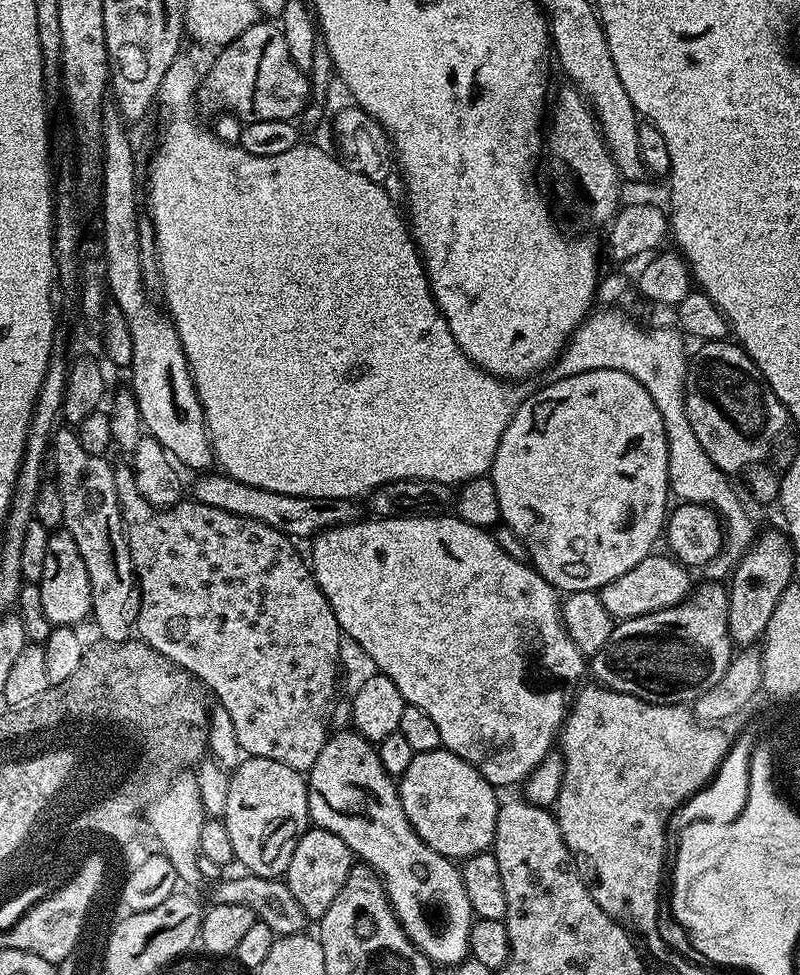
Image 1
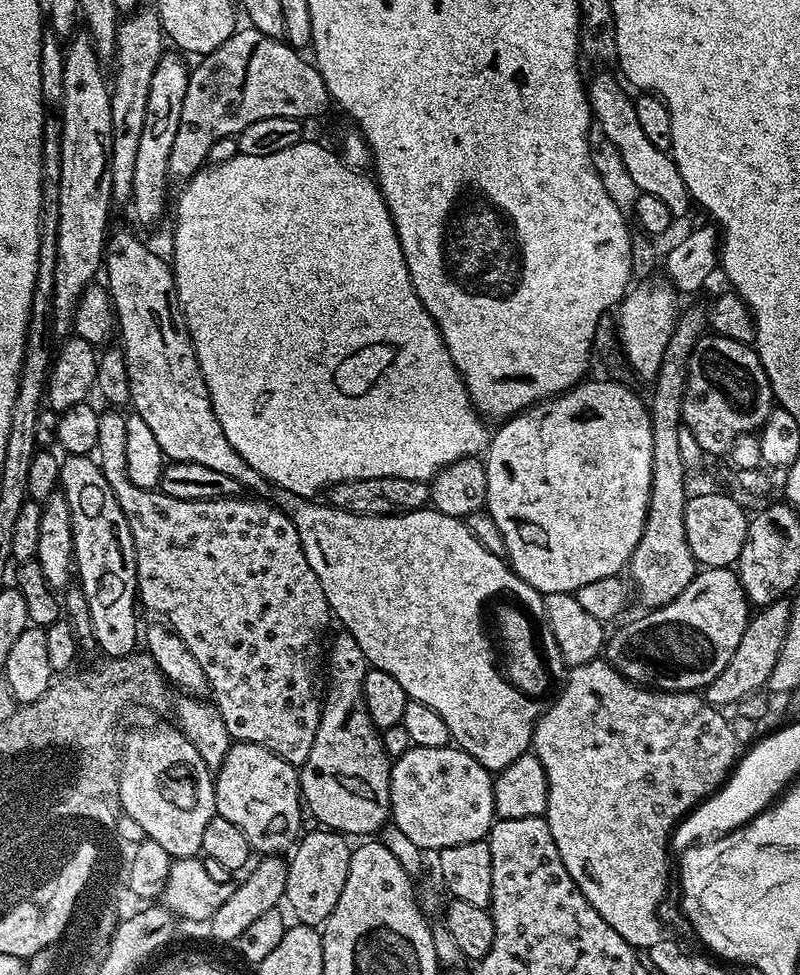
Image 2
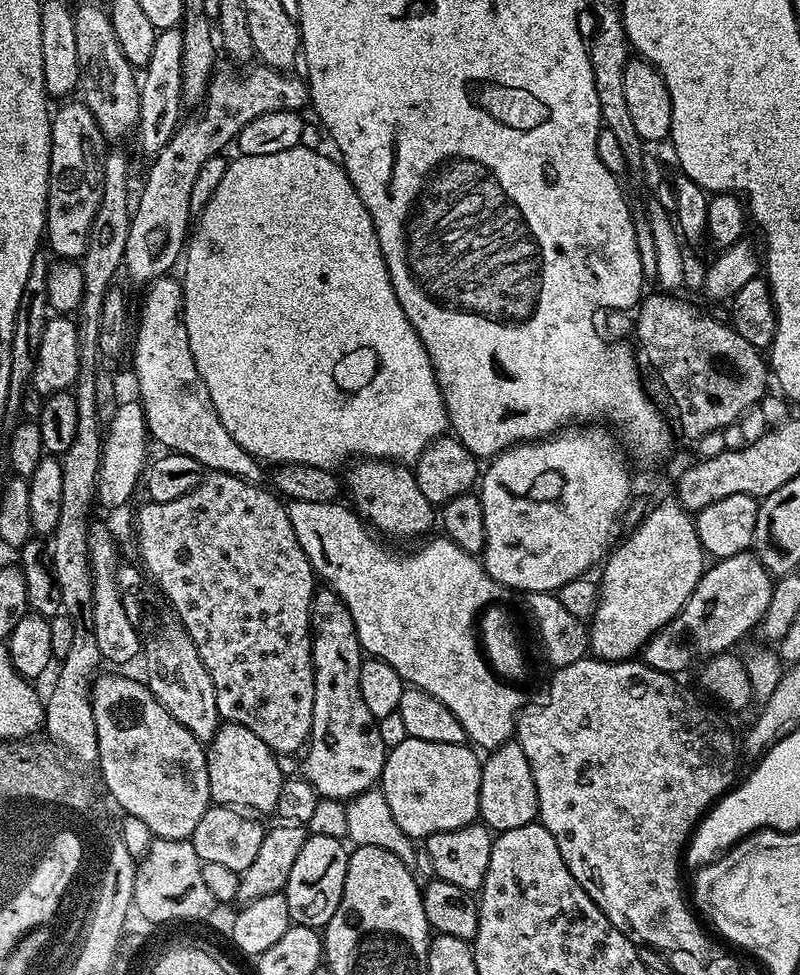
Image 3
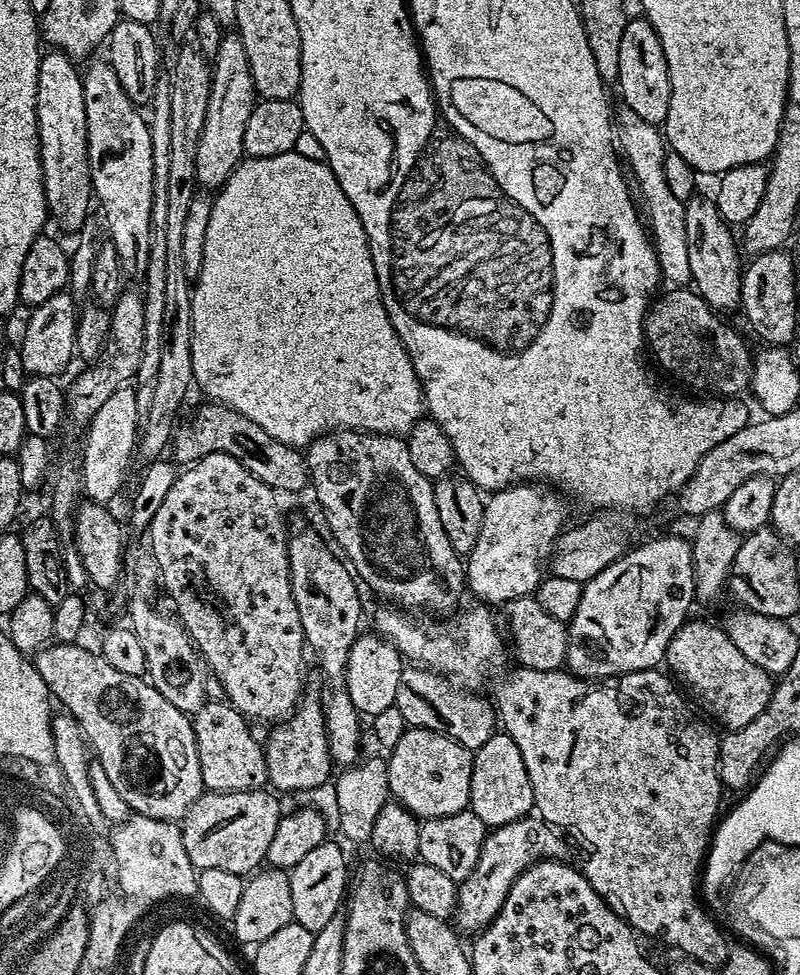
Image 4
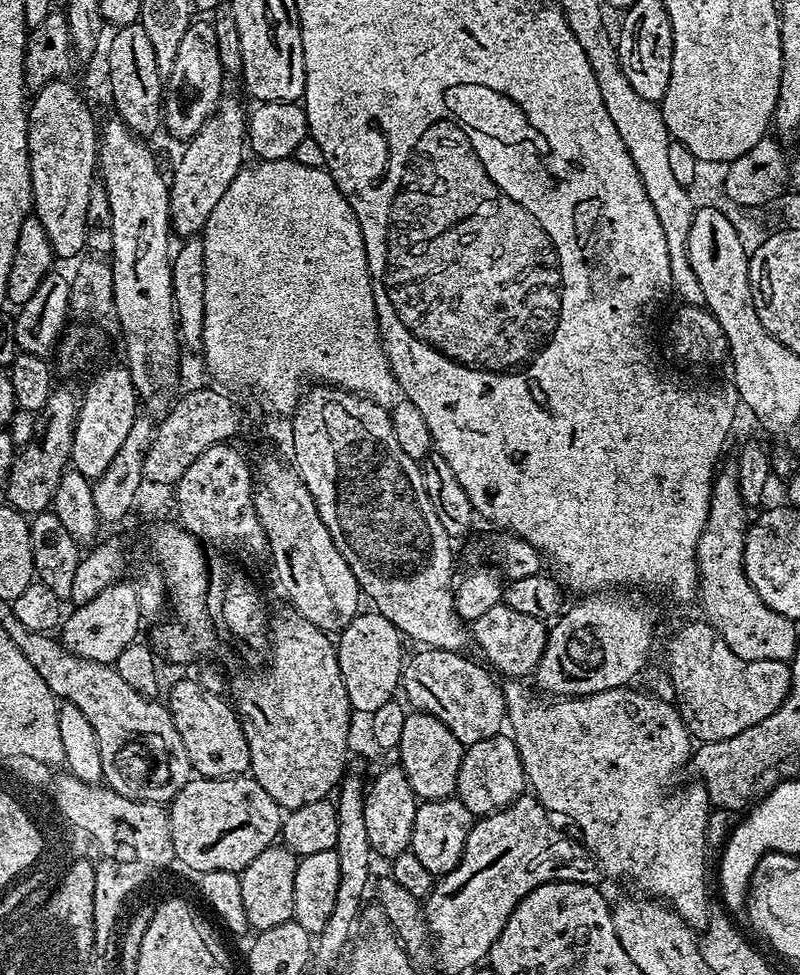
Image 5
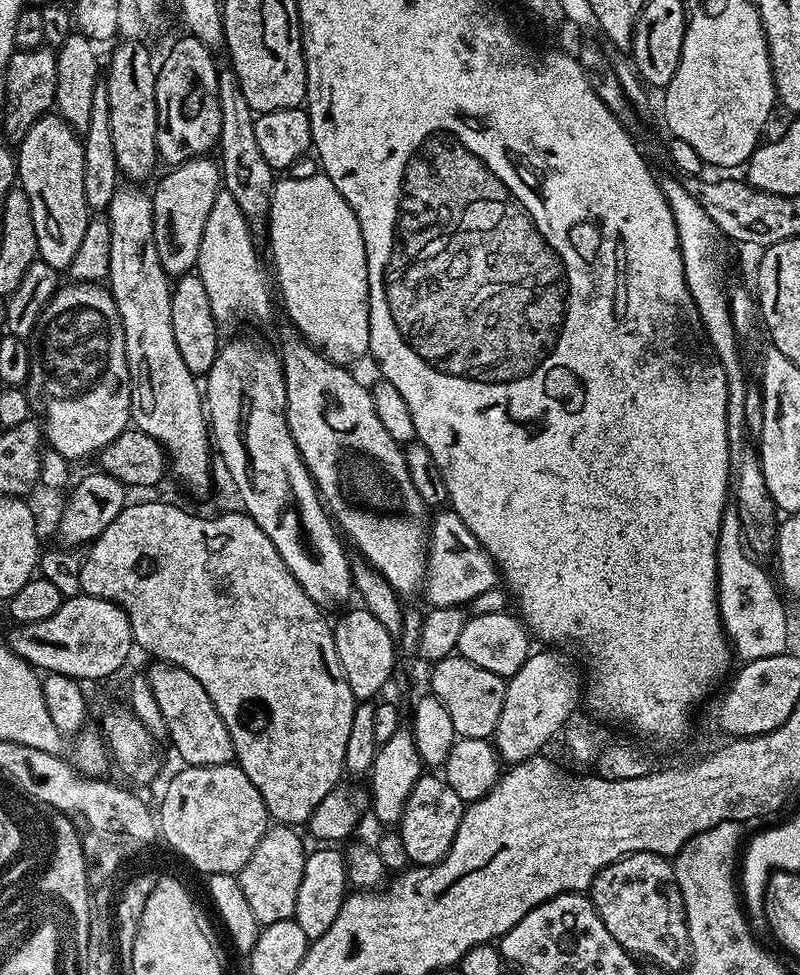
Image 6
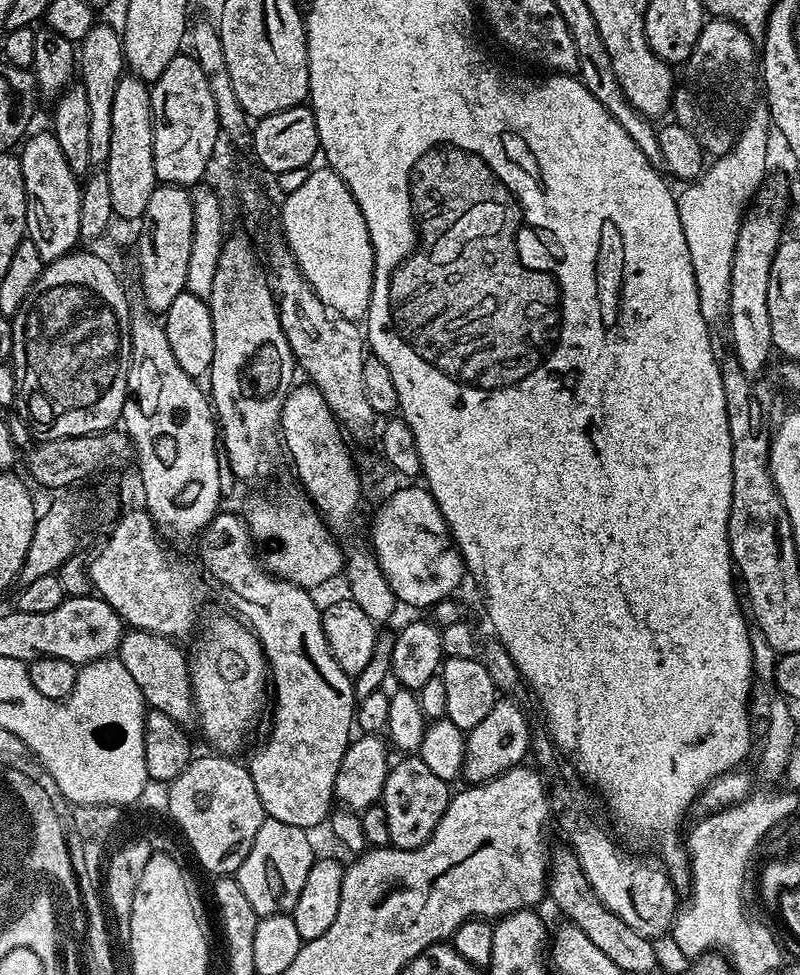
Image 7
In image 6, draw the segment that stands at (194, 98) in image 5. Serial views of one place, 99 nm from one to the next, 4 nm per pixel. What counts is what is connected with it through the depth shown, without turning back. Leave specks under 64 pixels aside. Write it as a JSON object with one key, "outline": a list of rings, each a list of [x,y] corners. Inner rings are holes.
{"outline":[[[189,34],[173,46],[164,61],[159,61],[156,72],[156,98],[157,98],[157,142],[156,155],[168,166],[185,164],[187,160],[195,160],[217,147],[222,126],[220,113],[220,99],[218,98],[218,63],[212,58],[213,51],[198,38]]]}

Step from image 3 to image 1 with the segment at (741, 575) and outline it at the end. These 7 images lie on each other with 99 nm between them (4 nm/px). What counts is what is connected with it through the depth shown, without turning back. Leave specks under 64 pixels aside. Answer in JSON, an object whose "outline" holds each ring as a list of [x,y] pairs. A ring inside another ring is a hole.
{"outline":[[[723,583],[704,584],[680,604],[633,620],[619,621],[613,627],[606,646],[602,646],[602,650],[591,657],[590,676],[602,688],[630,694],[651,704],[691,705],[702,694],[706,694],[706,690],[710,690],[710,686],[714,686],[722,674],[726,674],[726,666],[732,661],[733,655],[734,645],[728,629],[727,587]]]}

